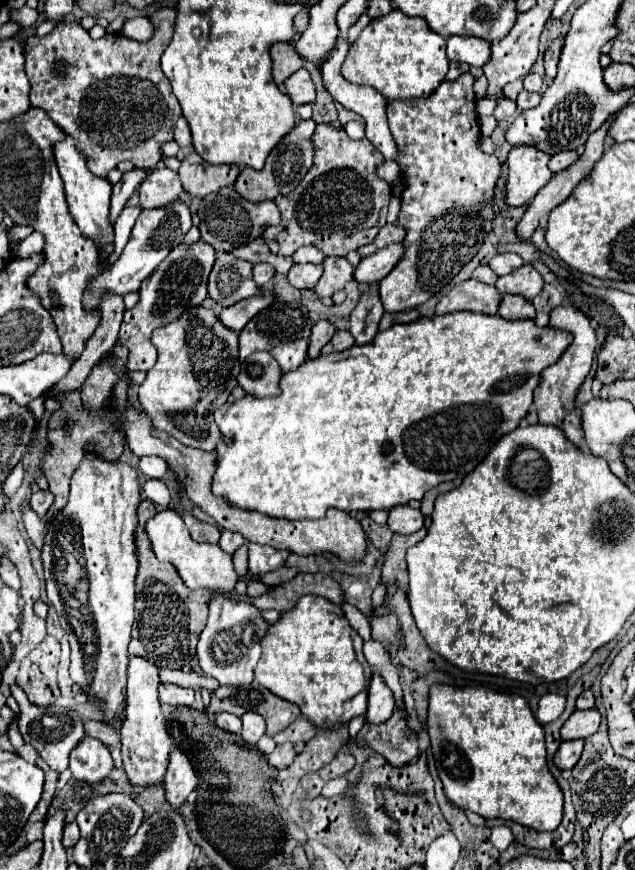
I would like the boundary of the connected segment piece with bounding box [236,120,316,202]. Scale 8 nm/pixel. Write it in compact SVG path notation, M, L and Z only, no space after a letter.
M300 120L294 126L294 130L286 136L286 140L282 140L282 144L278 144L278 148L270 152L262 172L254 172L252 168L244 168L240 172L236 180L236 192L248 202L266 202L266 200L276 200L278 196L288 196L304 178L304 174L310 170L312 164L310 136L314 134L314 128L316 128L314 120Z

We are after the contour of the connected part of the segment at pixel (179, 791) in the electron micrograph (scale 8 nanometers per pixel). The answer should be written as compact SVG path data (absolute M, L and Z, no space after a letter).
M178 746L170 754L170 764L168 764L168 772L166 772L164 784L166 784L166 800L172 806L184 804L188 794L198 784L194 766L190 762L190 756Z

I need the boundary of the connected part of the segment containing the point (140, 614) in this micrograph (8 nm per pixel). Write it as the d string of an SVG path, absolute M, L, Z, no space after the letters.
M144 500L138 506L138 526L136 526L136 556L138 556L138 576L136 576L136 620L132 628L130 656L140 656L150 660L158 668L182 668L196 658L198 638L206 626L206 608L210 592L198 590L190 592L170 564L156 560L150 542L146 540L144 524L156 514L152 502Z

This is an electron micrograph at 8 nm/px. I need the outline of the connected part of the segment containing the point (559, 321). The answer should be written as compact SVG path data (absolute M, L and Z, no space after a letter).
M558 306L552 310L550 314L550 326L560 328L560 330L568 330L574 334L574 342L568 346L568 350L560 356L560 360L552 366L548 366L542 372L542 382L534 392L534 408L538 412L538 420L540 424L552 424L560 430L564 430L566 438L576 446L576 448L584 448L584 432L582 432L582 416L576 408L576 394L584 382L584 378L588 376L592 362L594 362L594 348L596 348L596 334L590 326L590 320L576 308L572 306Z

